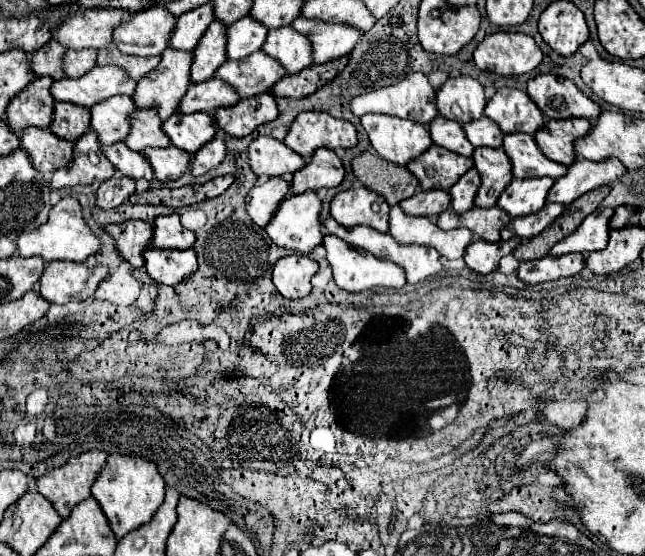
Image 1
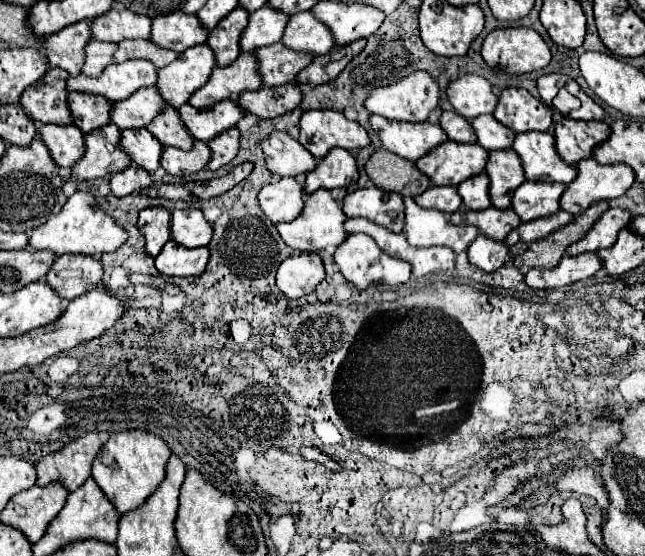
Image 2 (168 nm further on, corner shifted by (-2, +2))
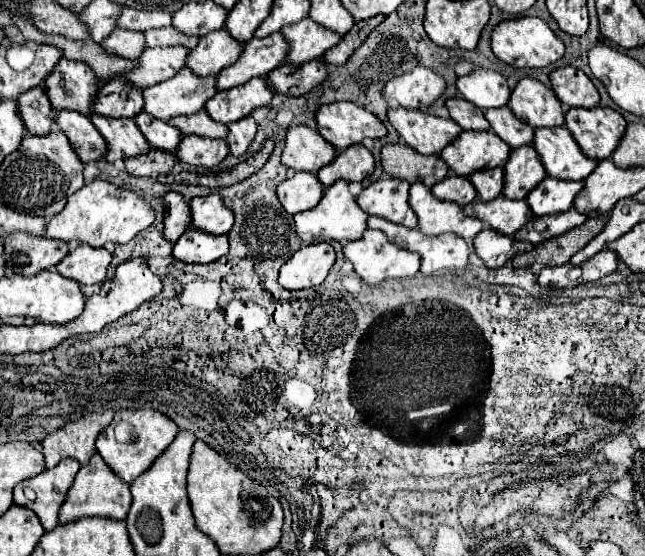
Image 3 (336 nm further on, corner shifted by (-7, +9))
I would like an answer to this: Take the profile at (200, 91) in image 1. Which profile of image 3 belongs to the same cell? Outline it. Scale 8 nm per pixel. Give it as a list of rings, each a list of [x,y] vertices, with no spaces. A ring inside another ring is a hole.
[[[282,32],[270,34],[266,38],[252,38],[246,42],[240,58],[218,74],[218,90],[246,84],[256,76],[266,76],[266,72],[272,72],[286,62],[288,50],[290,46]]]

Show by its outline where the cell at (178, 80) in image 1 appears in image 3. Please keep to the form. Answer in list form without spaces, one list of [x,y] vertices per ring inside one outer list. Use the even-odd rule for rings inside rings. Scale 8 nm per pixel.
[[[222,28],[200,38],[198,46],[188,56],[186,66],[190,66],[190,70],[198,76],[218,74],[226,66],[234,64],[242,50],[244,44],[240,44],[236,38],[228,34],[226,28]]]

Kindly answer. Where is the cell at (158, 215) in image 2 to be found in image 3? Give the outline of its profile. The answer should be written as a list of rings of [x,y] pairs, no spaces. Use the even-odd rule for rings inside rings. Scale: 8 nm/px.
[[[168,192],[164,196],[166,216],[164,216],[164,236],[170,242],[176,242],[182,232],[190,226],[190,206],[178,192]]]

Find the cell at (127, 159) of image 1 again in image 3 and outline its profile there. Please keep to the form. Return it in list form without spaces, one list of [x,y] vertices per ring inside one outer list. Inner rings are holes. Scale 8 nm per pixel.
[[[140,112],[136,118],[136,124],[138,128],[142,130],[142,134],[146,136],[146,140],[154,146],[154,148],[162,148],[162,150],[168,150],[168,152],[174,152],[182,140],[182,132],[164,122],[164,120],[158,120],[154,116],[150,116],[148,112]]]

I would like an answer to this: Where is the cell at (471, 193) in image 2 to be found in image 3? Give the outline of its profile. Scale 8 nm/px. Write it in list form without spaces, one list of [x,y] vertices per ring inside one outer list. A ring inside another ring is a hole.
[[[490,168],[490,170],[480,170],[470,176],[470,182],[476,186],[478,196],[482,200],[494,200],[502,194],[504,190],[504,168]]]

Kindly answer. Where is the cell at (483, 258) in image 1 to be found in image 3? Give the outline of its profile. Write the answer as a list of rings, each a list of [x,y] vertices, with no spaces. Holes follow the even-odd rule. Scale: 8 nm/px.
[[[492,228],[482,230],[474,238],[474,250],[488,268],[500,268],[520,252],[512,236],[502,236],[500,232],[494,232]]]

